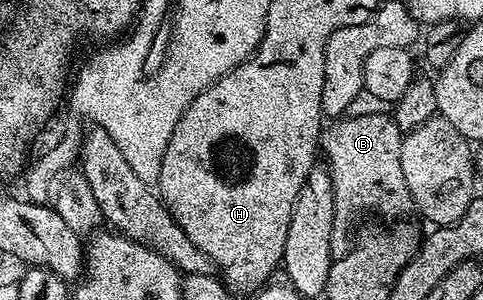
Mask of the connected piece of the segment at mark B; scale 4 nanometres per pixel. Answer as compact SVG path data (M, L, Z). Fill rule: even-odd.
M348 114L339 117L335 123L326 128L321 135L321 155L325 160L327 172L333 181L333 197L335 198L335 224L333 225L333 241L331 242L332 256L342 257L347 254L353 243L353 232L356 230L355 222L362 215L384 215L387 221L395 221L408 210L412 210L413 204L409 197L409 185L405 185L405 173L401 173L401 145L404 132L395 124L394 118L387 115L355 115Z

